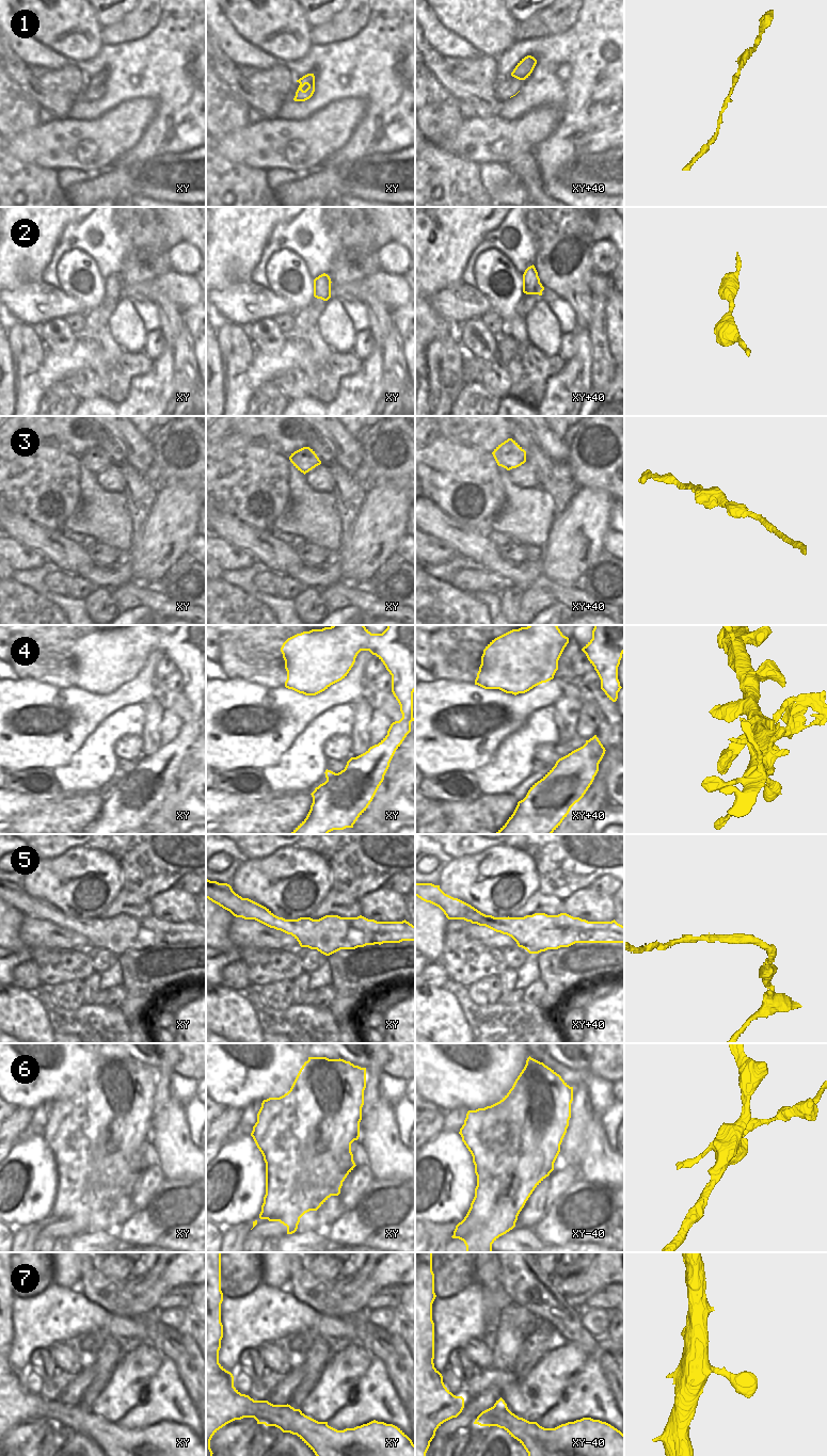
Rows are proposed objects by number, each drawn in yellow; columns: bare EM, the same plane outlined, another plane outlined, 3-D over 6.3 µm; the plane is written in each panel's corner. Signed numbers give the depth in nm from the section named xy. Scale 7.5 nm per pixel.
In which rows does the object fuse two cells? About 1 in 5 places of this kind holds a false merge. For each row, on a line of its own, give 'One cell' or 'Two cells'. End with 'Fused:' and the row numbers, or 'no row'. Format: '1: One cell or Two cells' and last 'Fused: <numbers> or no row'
1: One cell
2: One cell
3: One cell
4: Two cells
5: One cell
6: Two cells
7: One cell
Fused: 4, 6.

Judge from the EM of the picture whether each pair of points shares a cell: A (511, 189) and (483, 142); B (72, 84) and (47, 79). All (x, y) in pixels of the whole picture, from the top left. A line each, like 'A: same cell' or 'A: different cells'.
A: different cells
B: same cell

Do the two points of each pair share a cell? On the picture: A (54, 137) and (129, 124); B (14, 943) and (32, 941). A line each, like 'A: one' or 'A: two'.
A: one
B: two

